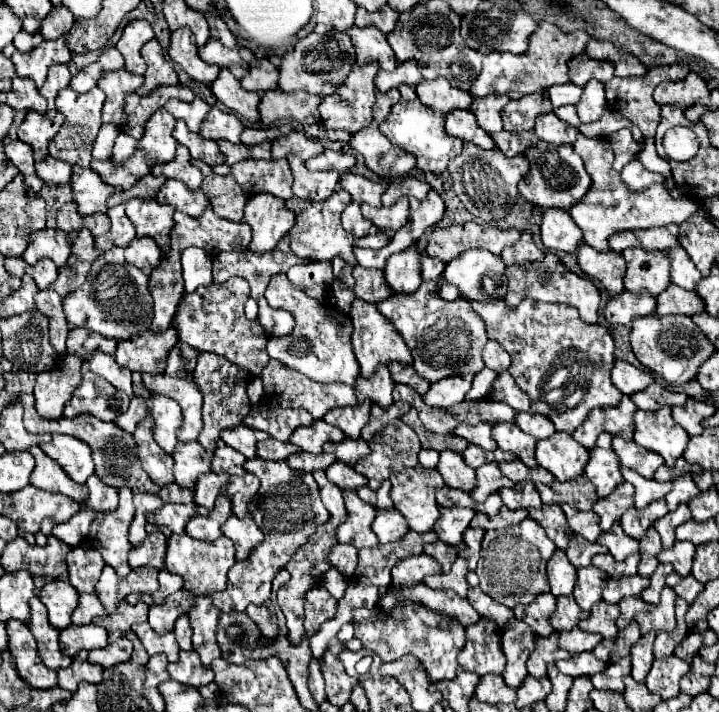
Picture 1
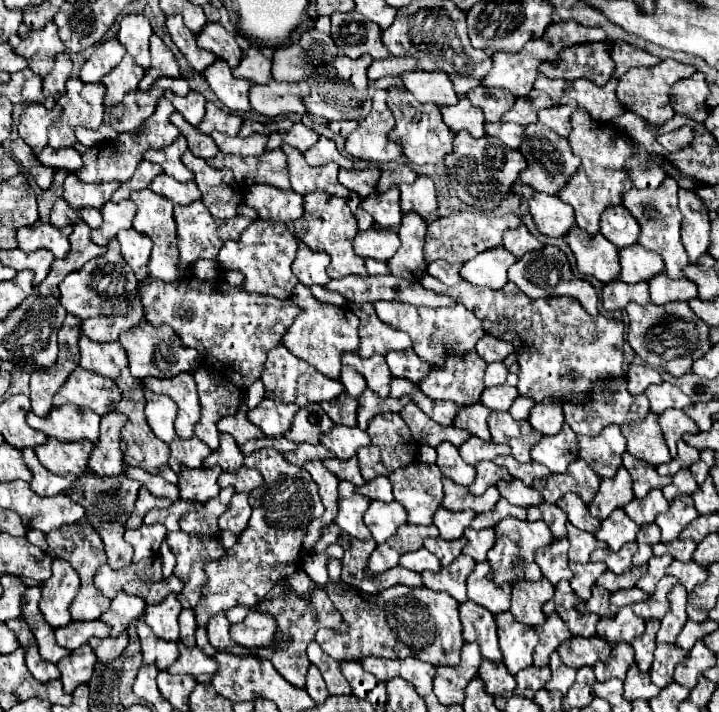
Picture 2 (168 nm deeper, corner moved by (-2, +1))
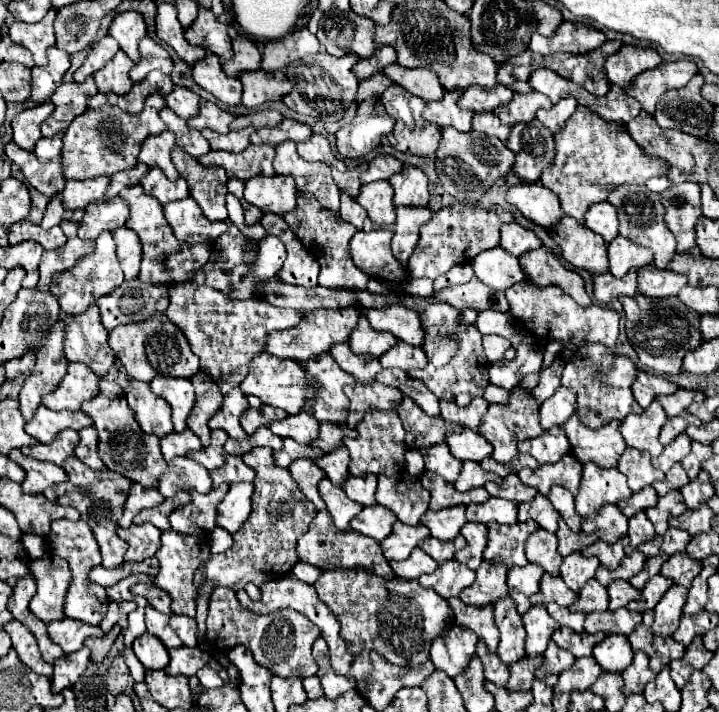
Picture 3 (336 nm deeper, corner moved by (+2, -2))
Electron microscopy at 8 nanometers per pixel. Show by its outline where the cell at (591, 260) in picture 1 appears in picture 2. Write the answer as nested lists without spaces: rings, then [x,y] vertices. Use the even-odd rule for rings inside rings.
[[[574,225],[564,239],[574,253],[576,267],[582,275],[592,275],[602,283],[610,283],[618,277],[618,247],[612,245],[602,233],[596,233],[596,237],[588,237],[588,233]]]

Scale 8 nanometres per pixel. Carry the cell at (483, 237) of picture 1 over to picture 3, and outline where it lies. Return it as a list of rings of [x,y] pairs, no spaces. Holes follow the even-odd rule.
[[[464,204],[440,208],[432,216],[432,220],[420,228],[418,246],[408,262],[410,276],[436,280],[440,274],[448,272],[454,264],[468,264],[480,252],[496,248],[500,244],[500,226],[512,220],[514,216],[500,206],[492,206],[490,210],[478,206],[464,206]]]

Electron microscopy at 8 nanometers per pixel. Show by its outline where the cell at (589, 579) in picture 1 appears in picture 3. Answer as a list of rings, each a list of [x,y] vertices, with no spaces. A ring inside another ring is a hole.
[[[576,552],[574,556],[564,558],[560,566],[560,576],[568,584],[568,588],[572,588],[574,592],[580,592],[580,588],[590,578],[594,578],[594,572],[598,566],[600,562],[596,558],[584,558],[580,552]]]

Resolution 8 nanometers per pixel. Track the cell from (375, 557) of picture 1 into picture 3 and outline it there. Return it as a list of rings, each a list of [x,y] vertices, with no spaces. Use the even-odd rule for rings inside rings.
[[[396,522],[392,534],[380,544],[384,550],[384,558],[386,560],[404,560],[428,536],[430,536],[430,532],[422,524],[406,526],[402,522]]]

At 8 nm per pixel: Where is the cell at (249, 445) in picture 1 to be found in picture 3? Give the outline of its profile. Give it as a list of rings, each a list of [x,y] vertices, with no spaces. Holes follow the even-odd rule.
[[[194,282],[172,284],[168,288],[168,310],[164,312],[172,324],[176,324],[186,340],[190,342],[192,352],[200,358],[202,372],[208,372],[218,382],[224,394],[224,406],[212,416],[210,430],[224,430],[230,438],[244,440],[246,432],[240,426],[240,416],[248,408],[248,400],[234,378],[244,378],[248,374],[250,362],[258,352],[266,350],[266,336],[272,330],[294,328],[300,324],[302,314],[292,308],[278,308],[264,300],[232,300],[222,292],[216,292],[208,286]]]

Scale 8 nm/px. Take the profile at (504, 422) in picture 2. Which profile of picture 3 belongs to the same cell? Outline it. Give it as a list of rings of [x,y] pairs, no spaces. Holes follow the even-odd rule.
[[[514,388],[508,404],[490,404],[488,416],[484,416],[484,424],[480,426],[480,434],[494,446],[492,458],[510,464],[514,458],[518,458],[518,442],[536,438],[542,434],[542,428],[538,424],[538,404],[528,396],[528,390]]]

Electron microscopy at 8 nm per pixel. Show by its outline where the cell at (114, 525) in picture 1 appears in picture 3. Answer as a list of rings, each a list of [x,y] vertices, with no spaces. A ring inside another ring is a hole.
[[[74,456],[68,460],[68,464],[64,464],[64,470],[68,474],[68,480],[54,484],[52,488],[46,488],[44,496],[54,504],[74,506],[80,512],[80,518],[96,534],[96,540],[98,540],[100,552],[102,552],[102,566],[104,568],[122,566],[128,546],[124,544],[122,538],[118,538],[116,528],[118,528],[118,518],[124,512],[124,502],[128,498],[128,490],[132,486],[132,480],[128,480],[112,470],[92,470]]]

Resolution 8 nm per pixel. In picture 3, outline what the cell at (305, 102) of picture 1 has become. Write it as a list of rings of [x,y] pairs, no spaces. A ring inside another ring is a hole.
[[[264,70],[242,72],[240,80],[244,84],[242,104],[246,108],[256,108],[264,102],[278,102],[288,92],[292,92],[292,84],[288,82],[288,78],[280,78],[278,74],[268,74]]]

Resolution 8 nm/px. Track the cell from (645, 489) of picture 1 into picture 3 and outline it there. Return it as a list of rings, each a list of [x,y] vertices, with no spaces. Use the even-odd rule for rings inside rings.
[[[634,448],[624,450],[618,460],[618,470],[628,478],[628,486],[632,492],[640,492],[644,486],[660,478],[660,474],[650,464],[648,452],[636,452]]]

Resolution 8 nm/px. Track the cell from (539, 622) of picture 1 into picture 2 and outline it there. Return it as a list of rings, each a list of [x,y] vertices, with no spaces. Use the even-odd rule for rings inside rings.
[[[542,577],[540,581],[516,581],[512,585],[510,611],[516,621],[524,625],[540,625],[546,621],[542,605],[554,597],[554,585]]]

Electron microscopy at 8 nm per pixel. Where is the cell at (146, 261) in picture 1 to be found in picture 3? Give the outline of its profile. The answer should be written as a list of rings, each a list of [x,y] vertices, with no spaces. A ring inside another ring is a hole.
[[[118,228],[116,232],[112,232],[112,236],[116,240],[118,260],[124,270],[124,278],[126,280],[138,278],[140,260],[142,260],[142,248],[140,248],[138,236],[130,228]]]

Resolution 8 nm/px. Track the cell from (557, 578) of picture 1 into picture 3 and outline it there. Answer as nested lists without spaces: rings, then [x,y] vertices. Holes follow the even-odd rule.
[[[540,528],[540,532],[534,532],[528,538],[526,544],[526,558],[532,564],[538,564],[544,568],[544,572],[552,574],[552,576],[560,576],[560,564],[562,564],[562,556],[558,554],[558,538],[556,534],[544,532],[544,528]]]

